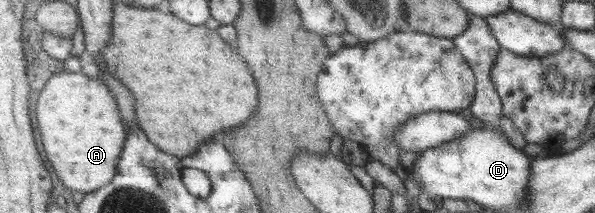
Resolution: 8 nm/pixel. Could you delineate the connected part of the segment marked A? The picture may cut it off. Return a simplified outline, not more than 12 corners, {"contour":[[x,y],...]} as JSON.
{"contour":[[52,77],[37,104],[69,190],[115,179],[129,135],[105,81]]}

